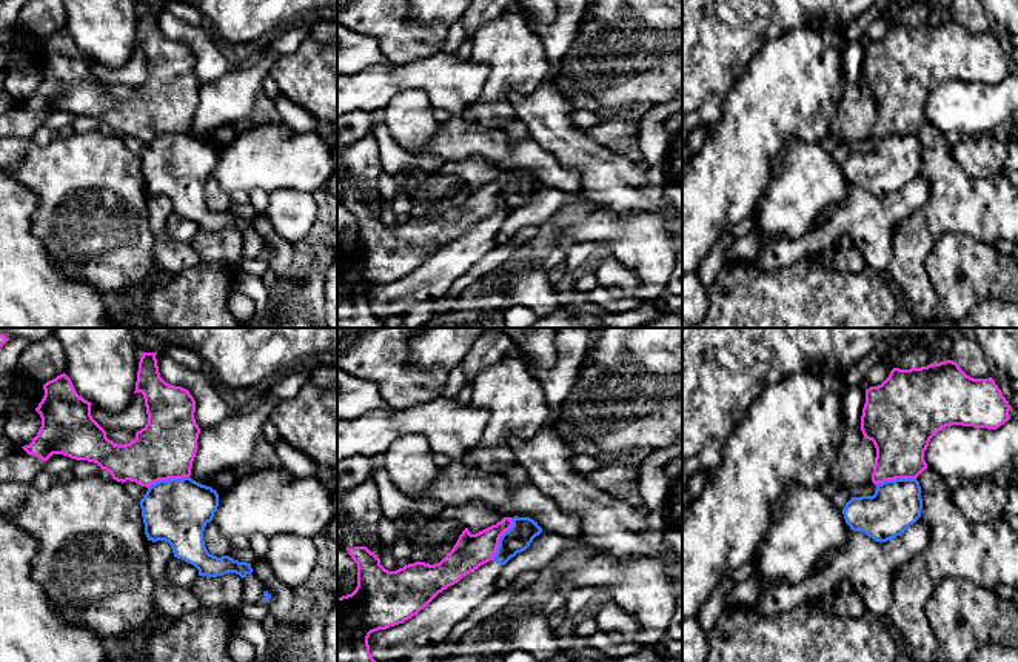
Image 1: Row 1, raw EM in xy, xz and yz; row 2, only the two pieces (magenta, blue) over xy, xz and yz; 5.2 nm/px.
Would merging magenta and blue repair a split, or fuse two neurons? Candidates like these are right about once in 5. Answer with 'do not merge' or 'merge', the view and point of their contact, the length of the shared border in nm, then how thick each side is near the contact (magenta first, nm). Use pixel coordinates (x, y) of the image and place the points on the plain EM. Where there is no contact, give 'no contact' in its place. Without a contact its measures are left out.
do not merge; contact xz (499, 193); length 240 nm; calibres 180 and 140 nm

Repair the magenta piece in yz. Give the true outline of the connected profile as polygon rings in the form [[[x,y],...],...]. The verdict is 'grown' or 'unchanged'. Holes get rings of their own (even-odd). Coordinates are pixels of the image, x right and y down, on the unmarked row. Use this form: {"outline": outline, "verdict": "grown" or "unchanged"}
{"outline": [[[953,15],[893,23],[881,40],[866,45],[861,86],[876,103],[872,137],[916,134],[927,125],[924,106],[938,86],[950,80],[996,85],[1010,74],[1009,66],[1010,60],[992,32],[973,34]]], "verdict": "unchanged"}

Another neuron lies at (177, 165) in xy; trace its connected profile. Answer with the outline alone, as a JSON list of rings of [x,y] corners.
[[[191,132],[152,139],[139,157],[148,196],[165,196],[174,212],[199,225],[199,231],[217,232],[236,228],[242,234],[253,228],[251,219],[229,211],[213,211],[203,197],[203,186],[219,162],[219,149]]]

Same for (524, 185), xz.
[[[511,172],[513,182],[499,194],[494,212],[439,248],[424,265],[404,279],[370,289],[370,309],[379,320],[405,316],[417,303],[447,294],[470,265],[479,262],[496,246],[502,222],[525,206],[542,183],[530,172]]]

